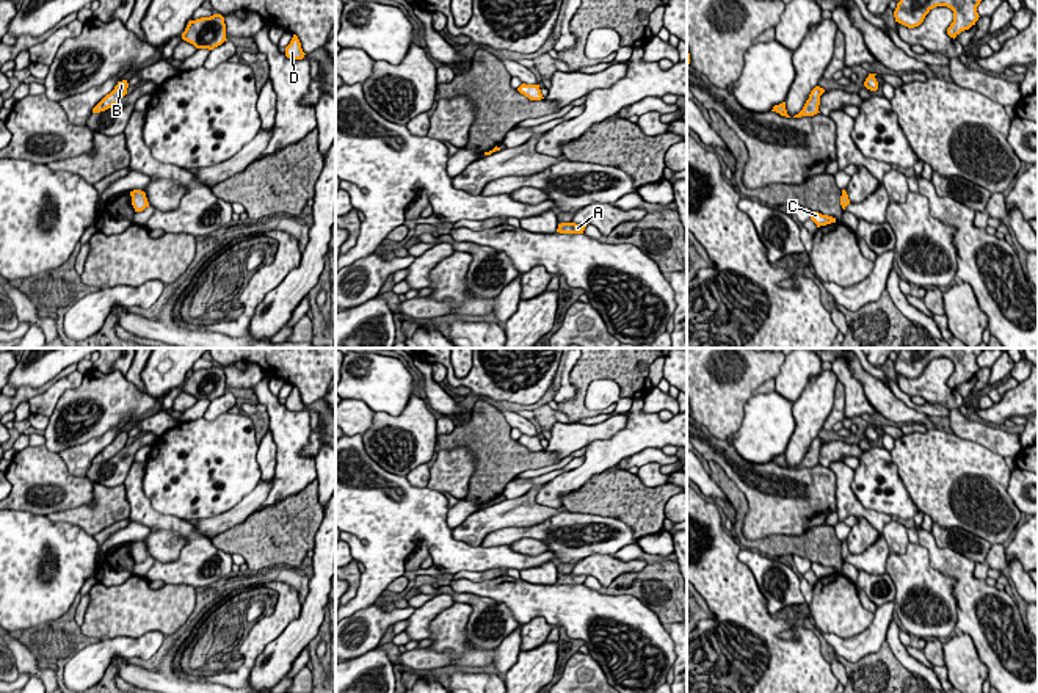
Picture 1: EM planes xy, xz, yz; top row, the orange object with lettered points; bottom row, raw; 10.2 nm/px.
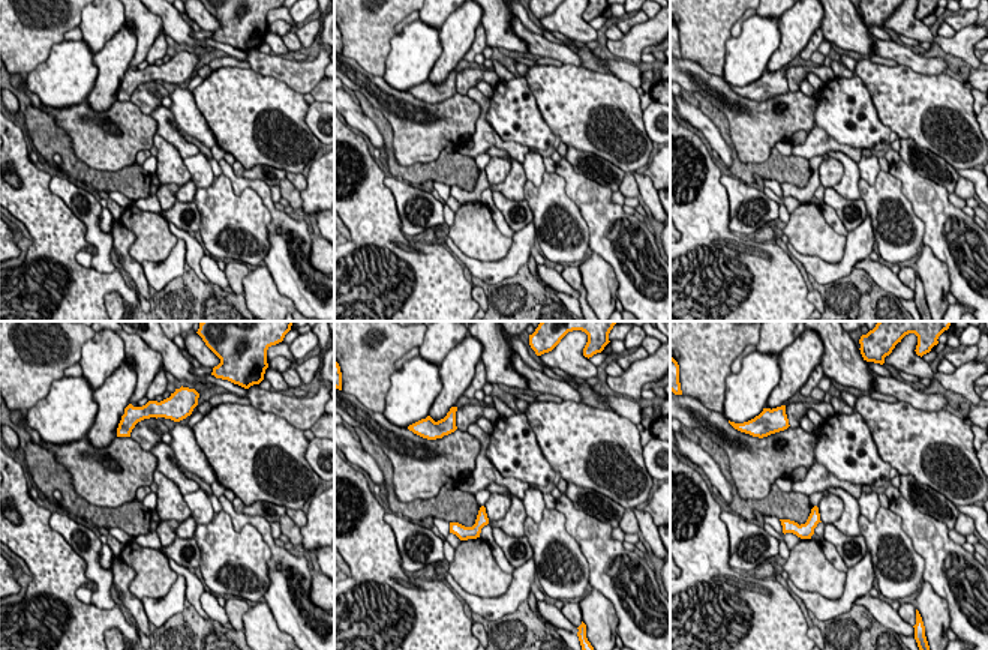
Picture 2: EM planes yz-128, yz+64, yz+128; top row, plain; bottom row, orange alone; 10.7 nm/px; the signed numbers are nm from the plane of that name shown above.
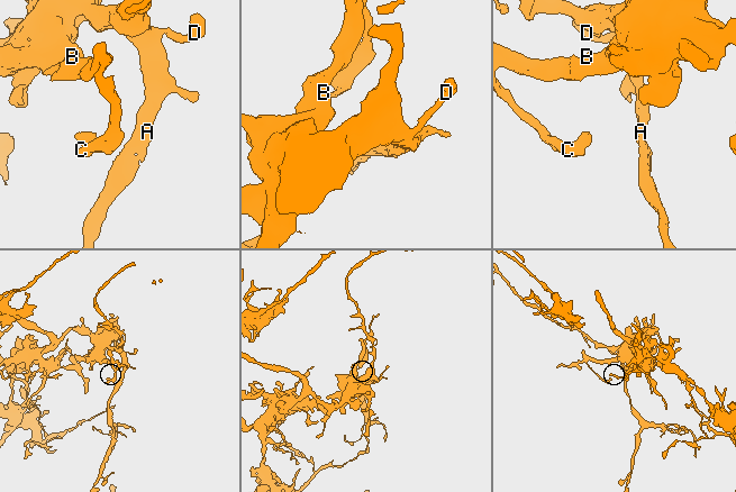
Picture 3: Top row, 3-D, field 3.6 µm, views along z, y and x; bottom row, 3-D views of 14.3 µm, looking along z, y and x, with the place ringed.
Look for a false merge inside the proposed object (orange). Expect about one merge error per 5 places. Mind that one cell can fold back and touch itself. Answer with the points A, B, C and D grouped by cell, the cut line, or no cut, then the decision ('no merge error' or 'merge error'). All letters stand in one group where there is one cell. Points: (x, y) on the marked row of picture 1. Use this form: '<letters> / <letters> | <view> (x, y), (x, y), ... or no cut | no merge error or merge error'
A B C D | no cut | no merge error

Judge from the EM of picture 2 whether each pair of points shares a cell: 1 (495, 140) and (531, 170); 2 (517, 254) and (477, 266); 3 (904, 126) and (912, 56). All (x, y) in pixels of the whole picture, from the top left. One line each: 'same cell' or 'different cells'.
1: different cells
2: same cell
3: different cells

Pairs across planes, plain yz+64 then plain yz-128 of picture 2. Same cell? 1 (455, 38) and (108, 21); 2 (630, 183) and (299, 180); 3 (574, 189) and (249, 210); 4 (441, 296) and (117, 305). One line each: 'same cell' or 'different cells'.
1: different cells
2: same cell
3: different cells
4: different cells

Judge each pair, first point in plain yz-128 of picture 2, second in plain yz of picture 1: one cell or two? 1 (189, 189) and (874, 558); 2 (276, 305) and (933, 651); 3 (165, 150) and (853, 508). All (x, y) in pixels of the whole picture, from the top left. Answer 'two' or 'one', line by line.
1: one
2: two
3: two

